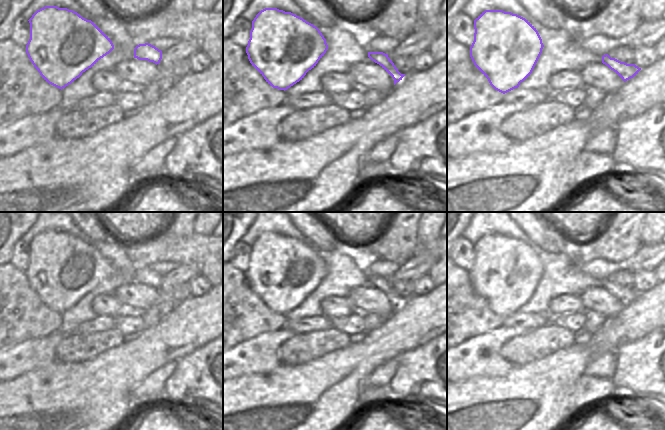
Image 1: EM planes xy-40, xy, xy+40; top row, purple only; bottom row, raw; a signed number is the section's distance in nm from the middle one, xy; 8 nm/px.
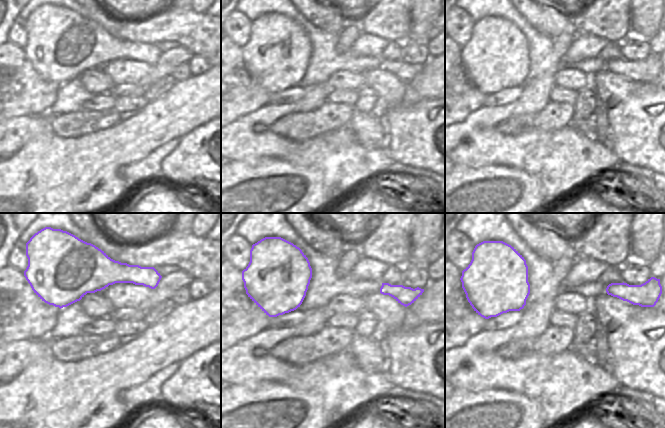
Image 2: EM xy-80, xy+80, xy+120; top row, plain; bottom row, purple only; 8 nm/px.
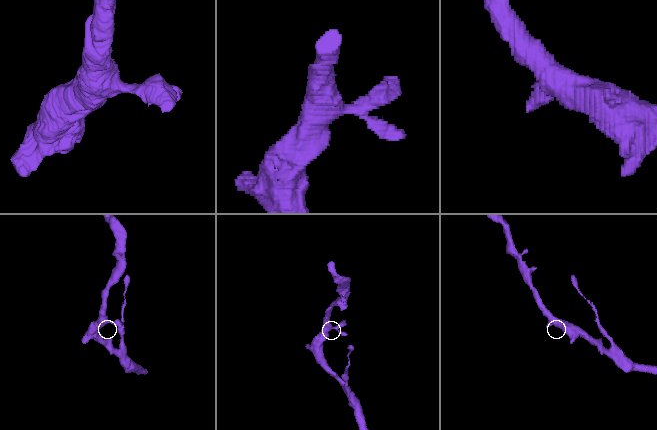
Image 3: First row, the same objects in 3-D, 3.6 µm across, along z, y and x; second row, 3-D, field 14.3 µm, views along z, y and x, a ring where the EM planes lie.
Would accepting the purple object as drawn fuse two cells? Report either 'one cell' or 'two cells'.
one cell

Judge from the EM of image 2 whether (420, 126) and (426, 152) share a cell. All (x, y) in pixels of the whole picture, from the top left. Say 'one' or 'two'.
one

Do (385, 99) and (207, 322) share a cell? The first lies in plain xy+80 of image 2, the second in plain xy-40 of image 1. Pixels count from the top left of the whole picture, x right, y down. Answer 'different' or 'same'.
different

